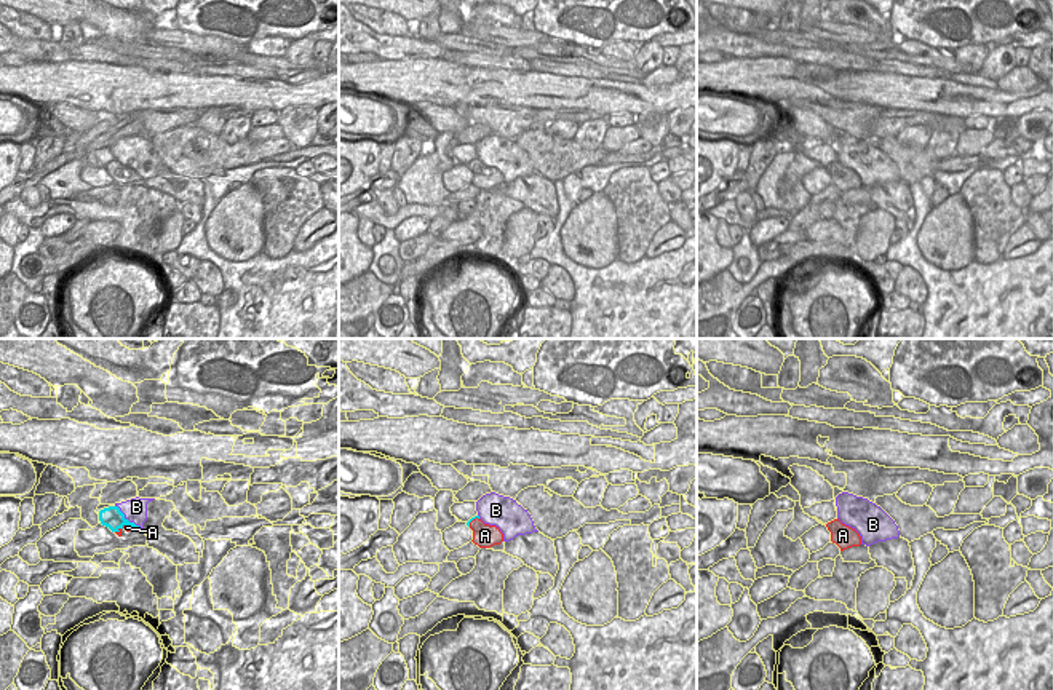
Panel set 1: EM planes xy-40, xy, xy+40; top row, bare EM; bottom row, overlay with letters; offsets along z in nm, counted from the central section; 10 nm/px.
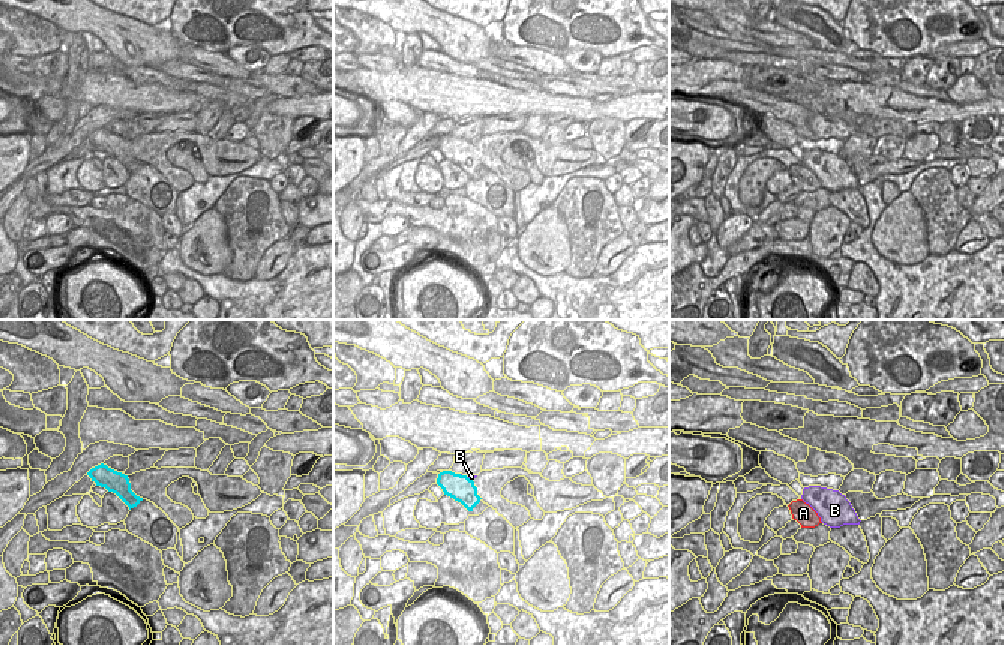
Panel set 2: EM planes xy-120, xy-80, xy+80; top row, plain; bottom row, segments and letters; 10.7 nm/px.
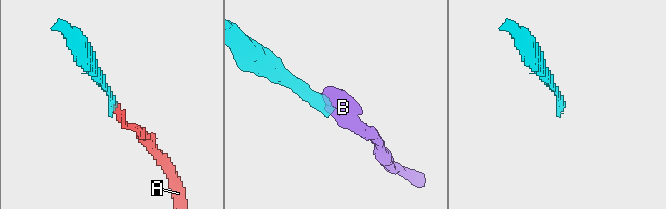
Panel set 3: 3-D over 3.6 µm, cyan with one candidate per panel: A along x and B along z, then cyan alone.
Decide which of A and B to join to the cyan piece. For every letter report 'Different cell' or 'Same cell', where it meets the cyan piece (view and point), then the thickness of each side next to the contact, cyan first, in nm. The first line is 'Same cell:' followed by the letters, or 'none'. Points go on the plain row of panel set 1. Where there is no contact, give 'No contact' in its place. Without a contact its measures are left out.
Same cell: B
A: Different cell. Touches cyan at xy-40 (122, 168). Thickness 220 nm (cyan) against 60 nm
B: Same cell. Touches cyan at xy-40 (127, 162). Thickness 220 nm (cyan) against 240 nm

